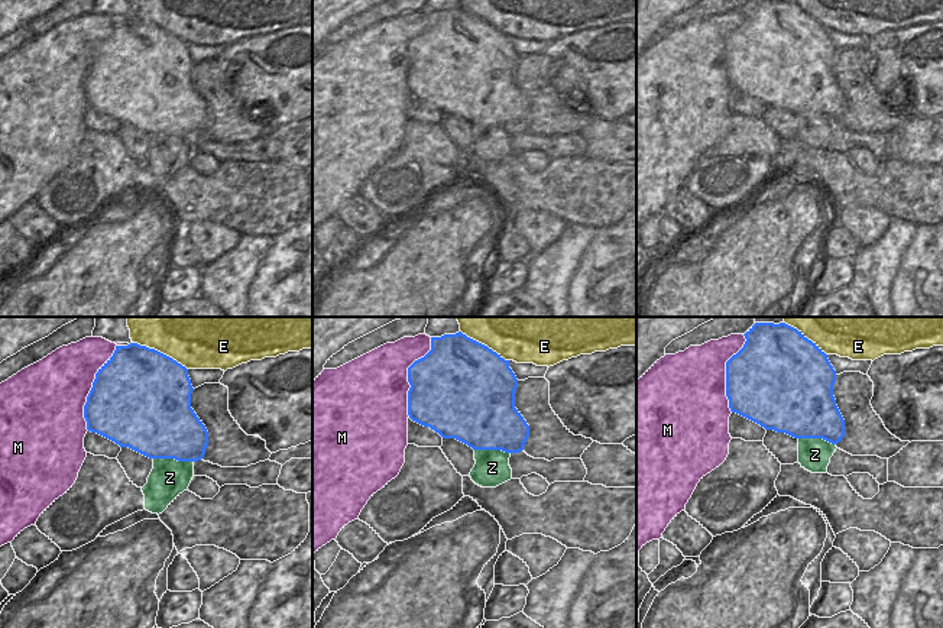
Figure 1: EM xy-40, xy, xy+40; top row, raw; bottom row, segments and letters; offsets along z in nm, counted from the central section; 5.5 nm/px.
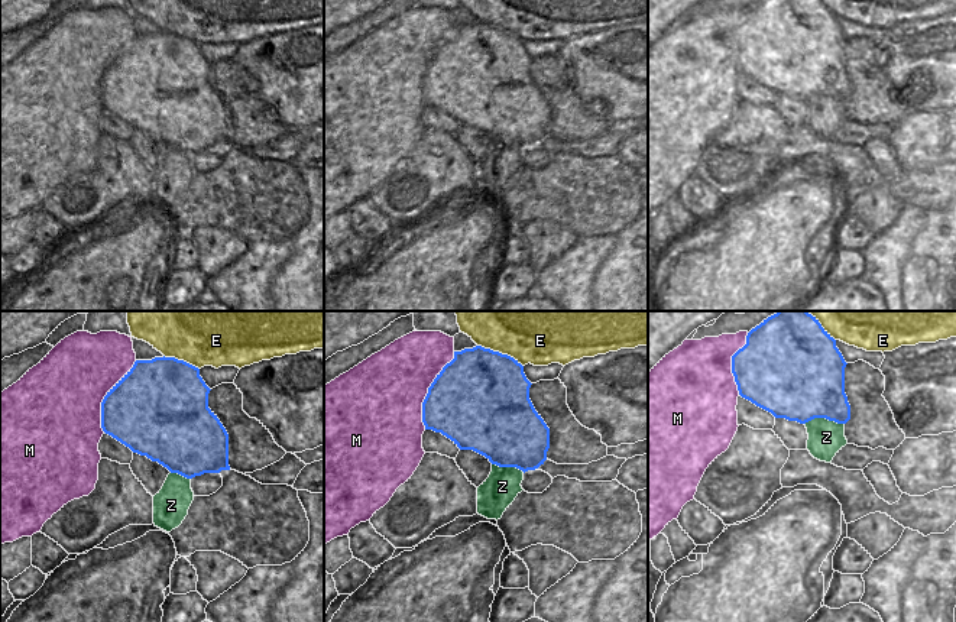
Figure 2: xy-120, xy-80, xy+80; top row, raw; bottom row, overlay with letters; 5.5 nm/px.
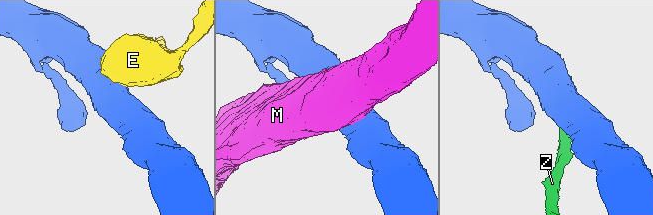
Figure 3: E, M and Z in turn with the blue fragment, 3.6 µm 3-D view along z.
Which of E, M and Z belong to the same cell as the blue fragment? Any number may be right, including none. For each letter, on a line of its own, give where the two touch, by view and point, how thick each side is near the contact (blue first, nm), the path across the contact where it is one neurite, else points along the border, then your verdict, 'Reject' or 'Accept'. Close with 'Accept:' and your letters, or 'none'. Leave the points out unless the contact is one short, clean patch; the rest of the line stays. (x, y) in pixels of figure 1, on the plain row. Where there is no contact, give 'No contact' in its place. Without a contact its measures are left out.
E: Touches blue at xy-40 (159, 28). Thickness 500 nm (blue) against 260 nm. Reject
M: Touches blue at xy-40 (91, 64). Thickness 500 nm (blue) against 400 nm. Reject
Z: Touches blue at xy-40 (174, 133). Thickness 420 nm (blue) against 200 nm. Reject
Accept: none

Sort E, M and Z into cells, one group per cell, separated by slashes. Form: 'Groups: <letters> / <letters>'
Groups: E / M / Z

